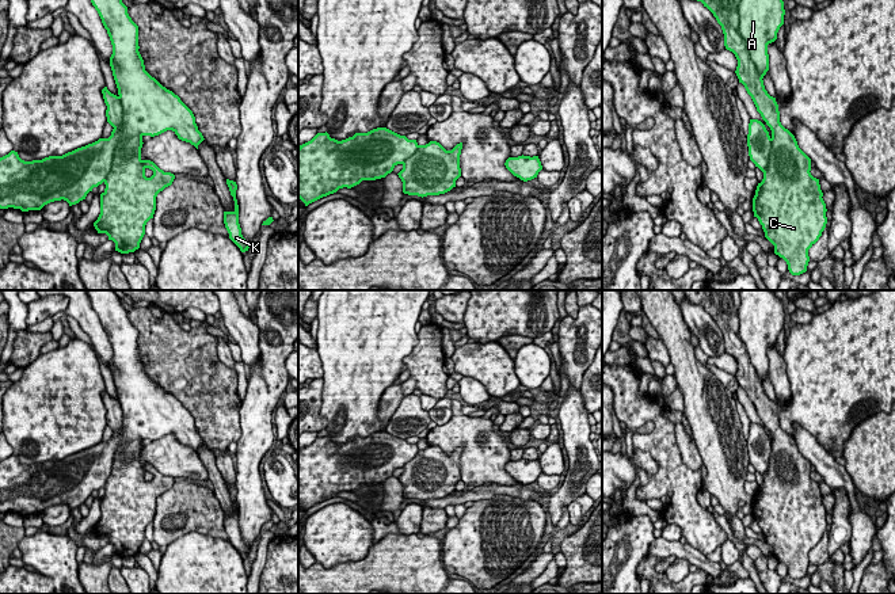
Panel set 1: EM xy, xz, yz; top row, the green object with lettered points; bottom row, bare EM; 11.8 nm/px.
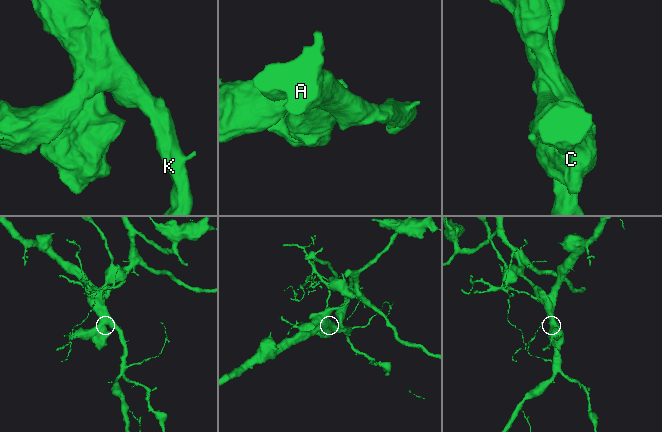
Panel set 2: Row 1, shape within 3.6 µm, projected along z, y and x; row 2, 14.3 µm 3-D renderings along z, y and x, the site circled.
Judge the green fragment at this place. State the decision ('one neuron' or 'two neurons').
two neurons

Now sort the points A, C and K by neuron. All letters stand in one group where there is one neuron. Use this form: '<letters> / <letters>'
A K / C

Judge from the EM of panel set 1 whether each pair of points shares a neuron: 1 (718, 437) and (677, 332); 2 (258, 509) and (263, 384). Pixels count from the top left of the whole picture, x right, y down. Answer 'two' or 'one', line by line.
1: one
2: one

